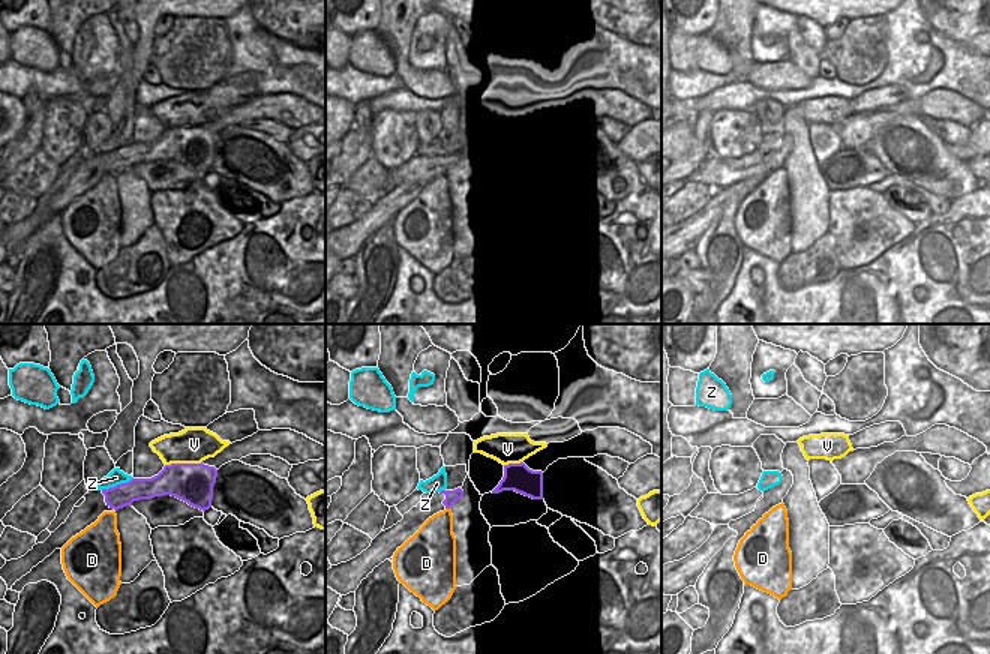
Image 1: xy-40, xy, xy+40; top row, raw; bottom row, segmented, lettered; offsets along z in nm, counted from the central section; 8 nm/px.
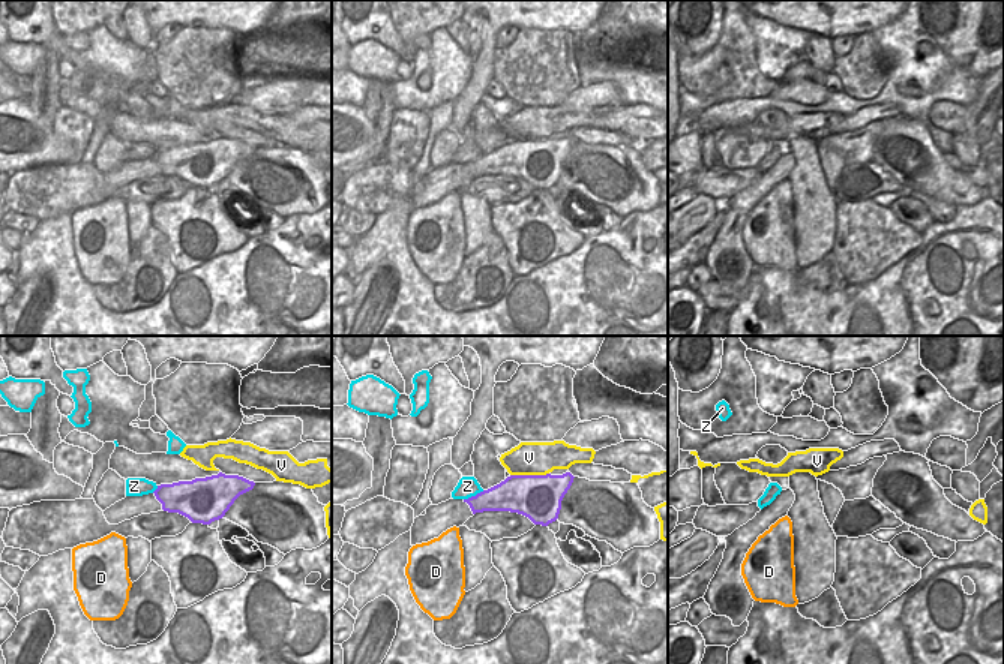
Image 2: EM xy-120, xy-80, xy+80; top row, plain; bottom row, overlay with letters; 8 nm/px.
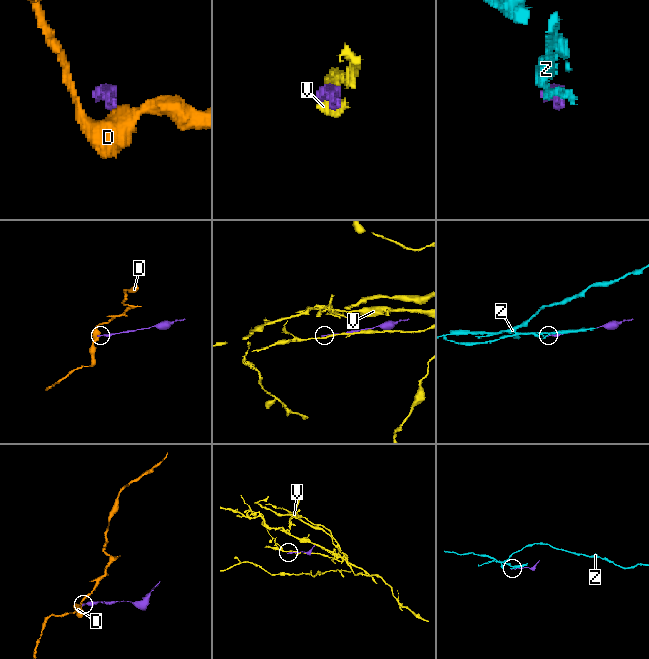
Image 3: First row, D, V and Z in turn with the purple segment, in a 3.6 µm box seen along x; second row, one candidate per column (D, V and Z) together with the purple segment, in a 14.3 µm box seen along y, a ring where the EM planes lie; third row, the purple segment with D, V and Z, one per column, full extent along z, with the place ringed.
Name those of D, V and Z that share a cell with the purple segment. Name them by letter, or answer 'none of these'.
none of these

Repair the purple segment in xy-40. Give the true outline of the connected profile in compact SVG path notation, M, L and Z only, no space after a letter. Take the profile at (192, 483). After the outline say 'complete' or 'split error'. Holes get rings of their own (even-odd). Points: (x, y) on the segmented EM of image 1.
M171 464L152 478L132 478L128 483L102 489L110 508L118 510L134 501L171 495L202 512L212 507L218 470L201 464Z; complete

